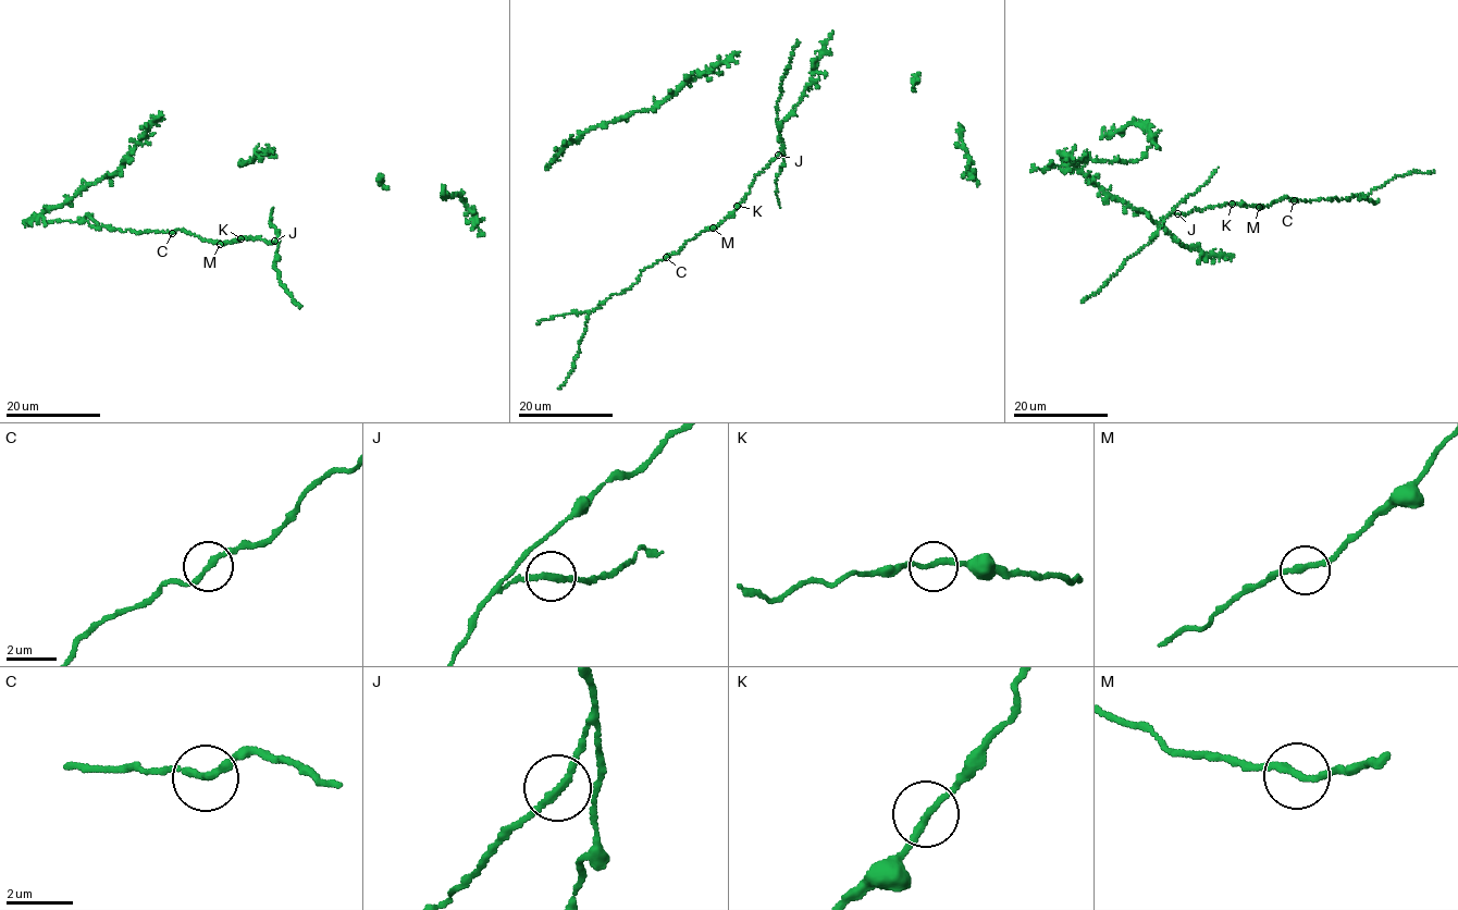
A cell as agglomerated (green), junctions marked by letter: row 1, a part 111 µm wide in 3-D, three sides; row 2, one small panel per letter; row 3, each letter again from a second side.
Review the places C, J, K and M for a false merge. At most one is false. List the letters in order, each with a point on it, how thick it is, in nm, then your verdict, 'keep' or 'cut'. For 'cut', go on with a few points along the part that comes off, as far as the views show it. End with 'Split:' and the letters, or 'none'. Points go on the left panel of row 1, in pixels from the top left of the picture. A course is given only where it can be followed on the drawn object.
C: (172, 233) | 200 nm | keep
J: (274, 241) | 200 nm | keep
K: (241, 238) | 200 nm | keep
M: (220, 244) | 200 nm | keep
Split: none

